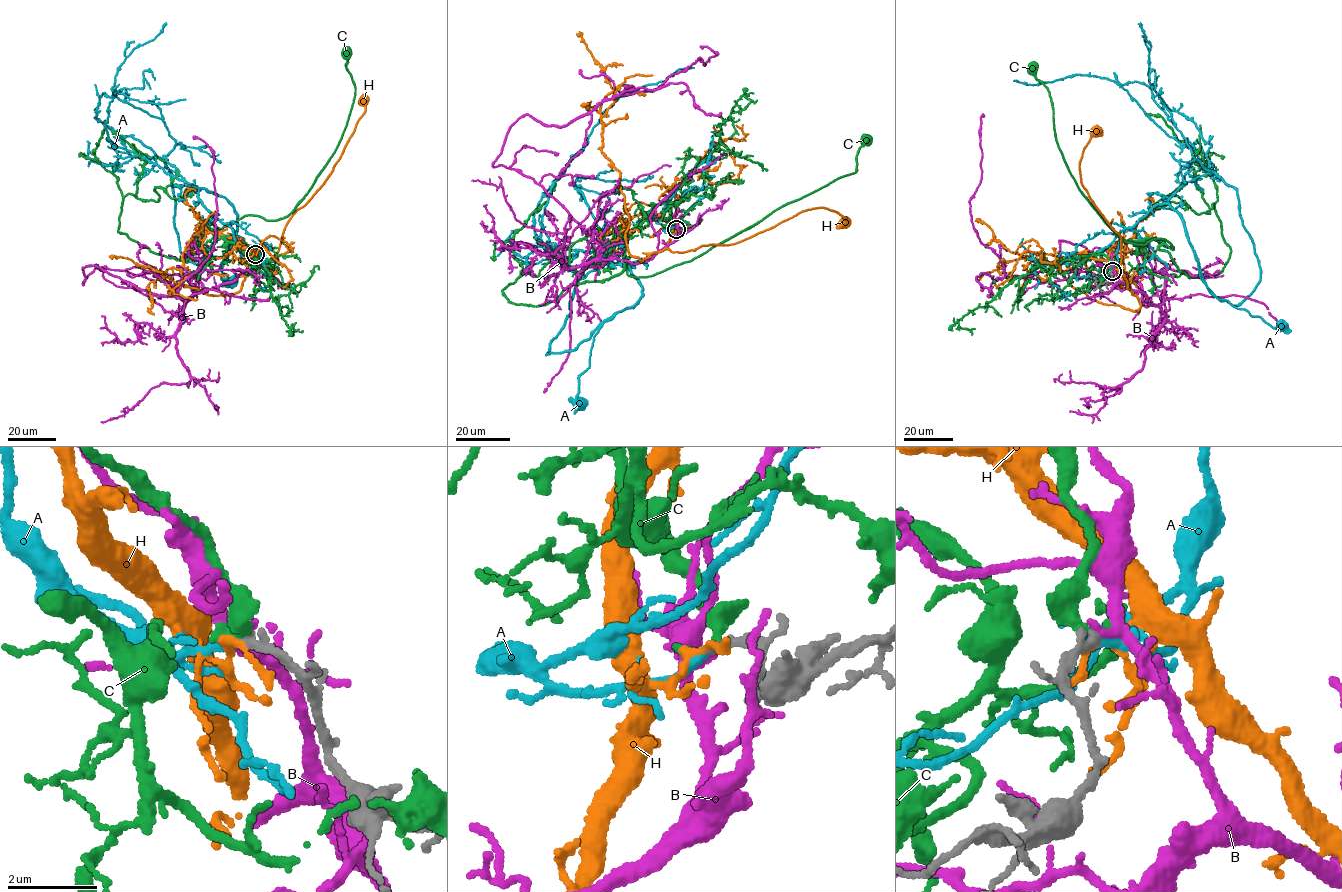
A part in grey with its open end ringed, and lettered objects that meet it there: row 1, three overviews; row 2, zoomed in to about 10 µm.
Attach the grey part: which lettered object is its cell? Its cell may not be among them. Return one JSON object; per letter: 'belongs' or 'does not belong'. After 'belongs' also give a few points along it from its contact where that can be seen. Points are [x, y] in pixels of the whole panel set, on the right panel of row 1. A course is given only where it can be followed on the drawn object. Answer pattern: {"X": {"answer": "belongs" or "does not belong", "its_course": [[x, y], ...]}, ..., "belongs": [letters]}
{"A": {"answer": "belongs", "its_course": [[1112, 271], [1117, 268], [1117, 234], [1159, 204], [1168, 203], [1184, 222], [1209, 291], [1272, 327], [1282, 327]]}, "B": {"answer": "does not belong"}, "C": {"answer": "does not belong"}, "H": {"answer": "does not belong"}, "belongs": ["A"]}

